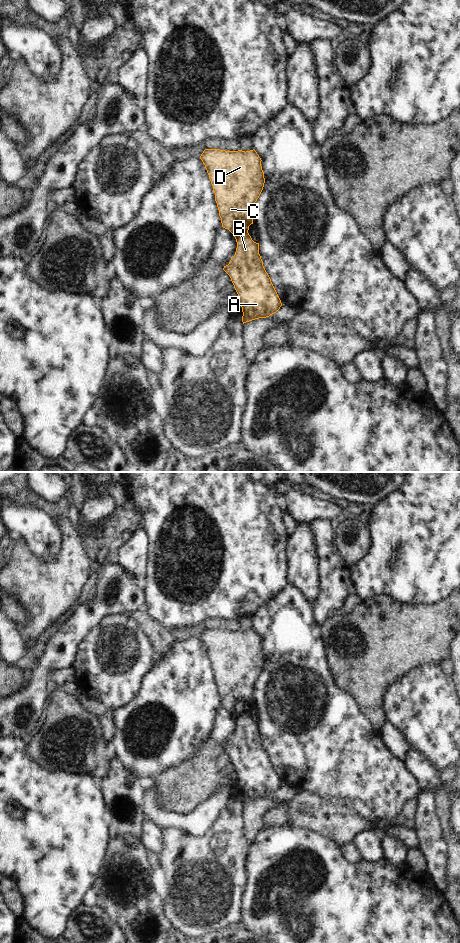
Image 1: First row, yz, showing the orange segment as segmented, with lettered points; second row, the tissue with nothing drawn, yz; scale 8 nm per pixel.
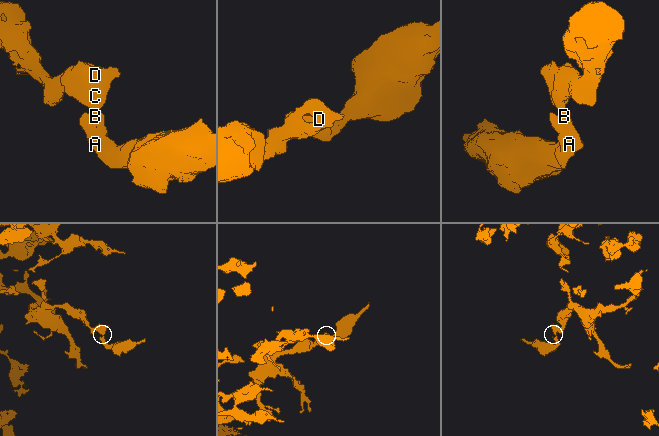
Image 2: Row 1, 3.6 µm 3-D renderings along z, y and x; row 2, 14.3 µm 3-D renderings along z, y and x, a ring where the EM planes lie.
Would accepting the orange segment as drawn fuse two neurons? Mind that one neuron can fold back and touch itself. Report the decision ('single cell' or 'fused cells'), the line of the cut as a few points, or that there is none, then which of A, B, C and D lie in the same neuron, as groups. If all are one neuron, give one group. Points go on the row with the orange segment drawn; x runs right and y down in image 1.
fused cells | yz (247, 230), (235, 238) | A B / C D

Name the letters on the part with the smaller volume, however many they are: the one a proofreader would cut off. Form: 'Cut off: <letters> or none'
Cut off: A, B

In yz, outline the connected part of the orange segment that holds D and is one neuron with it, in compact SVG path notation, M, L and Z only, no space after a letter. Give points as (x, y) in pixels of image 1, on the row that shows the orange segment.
M205 149L200 156L215 193L222 227L236 238L253 224L253 206L265 183L261 158L250 151Z

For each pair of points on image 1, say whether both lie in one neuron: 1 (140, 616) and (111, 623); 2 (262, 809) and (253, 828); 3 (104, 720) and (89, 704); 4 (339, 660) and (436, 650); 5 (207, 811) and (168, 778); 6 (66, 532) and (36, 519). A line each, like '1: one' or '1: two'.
1: two
2: one
3: one
4: one
5: two
6: two

